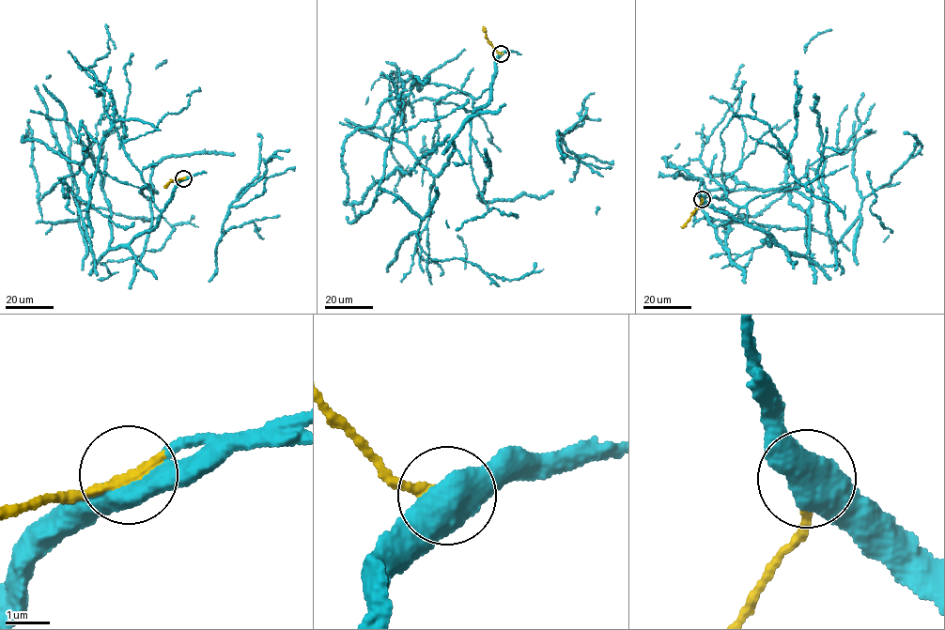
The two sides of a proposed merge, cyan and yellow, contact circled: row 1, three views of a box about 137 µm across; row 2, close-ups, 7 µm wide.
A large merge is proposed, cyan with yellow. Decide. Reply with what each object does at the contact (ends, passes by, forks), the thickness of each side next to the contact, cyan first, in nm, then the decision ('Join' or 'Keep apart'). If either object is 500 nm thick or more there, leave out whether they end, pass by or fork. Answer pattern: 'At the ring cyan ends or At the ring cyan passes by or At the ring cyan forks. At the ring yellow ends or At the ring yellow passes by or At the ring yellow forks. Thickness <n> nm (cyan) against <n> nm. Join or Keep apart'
Thickness 600 nm (cyan) against 280 nm. Join

